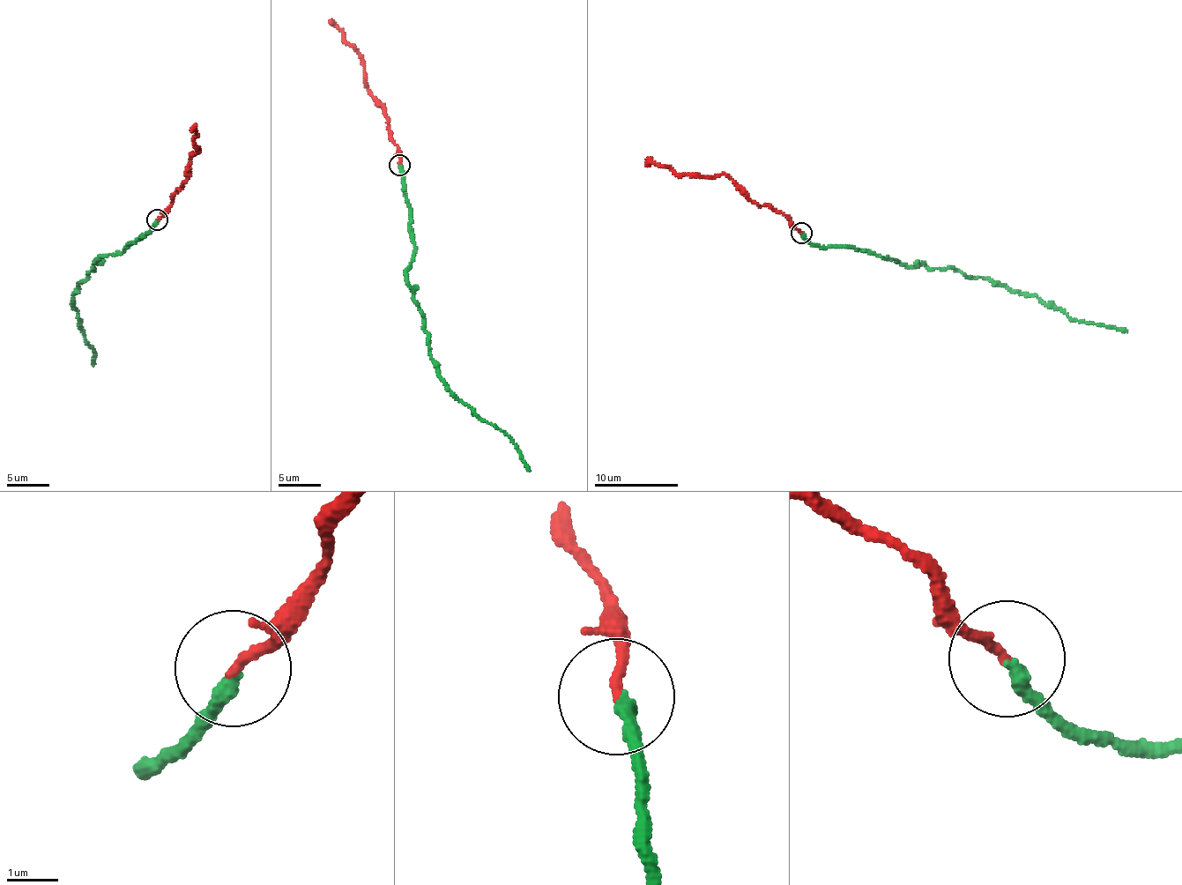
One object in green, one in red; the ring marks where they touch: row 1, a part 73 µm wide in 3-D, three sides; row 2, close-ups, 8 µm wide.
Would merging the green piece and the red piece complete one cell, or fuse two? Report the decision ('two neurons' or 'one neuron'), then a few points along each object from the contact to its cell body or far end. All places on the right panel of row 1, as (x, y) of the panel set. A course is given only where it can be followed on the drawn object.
two neurons | green via (800, 234), (821, 247), (870, 249), (912, 266), (920, 264), (982, 278), (1033, 294), (1077, 321), (1127, 332) | red via (800, 232), (785, 217), (753, 203), (727, 176), (679, 175), (645, 159)

